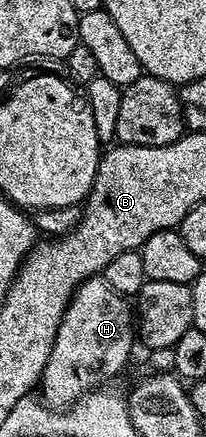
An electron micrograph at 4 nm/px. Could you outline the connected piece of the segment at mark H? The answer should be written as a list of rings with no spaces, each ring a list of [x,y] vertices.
[[[102,276],[90,278],[88,282],[82,282],[71,297],[67,305],[67,311],[63,322],[57,328],[57,336],[53,340],[53,352],[49,356],[49,362],[43,369],[41,379],[42,397],[46,405],[52,408],[66,408],[78,401],[88,391],[94,391],[106,378],[119,374],[127,366],[131,358],[131,349],[137,346],[137,326],[133,321],[133,310],[127,307],[128,299],[119,294]]]

